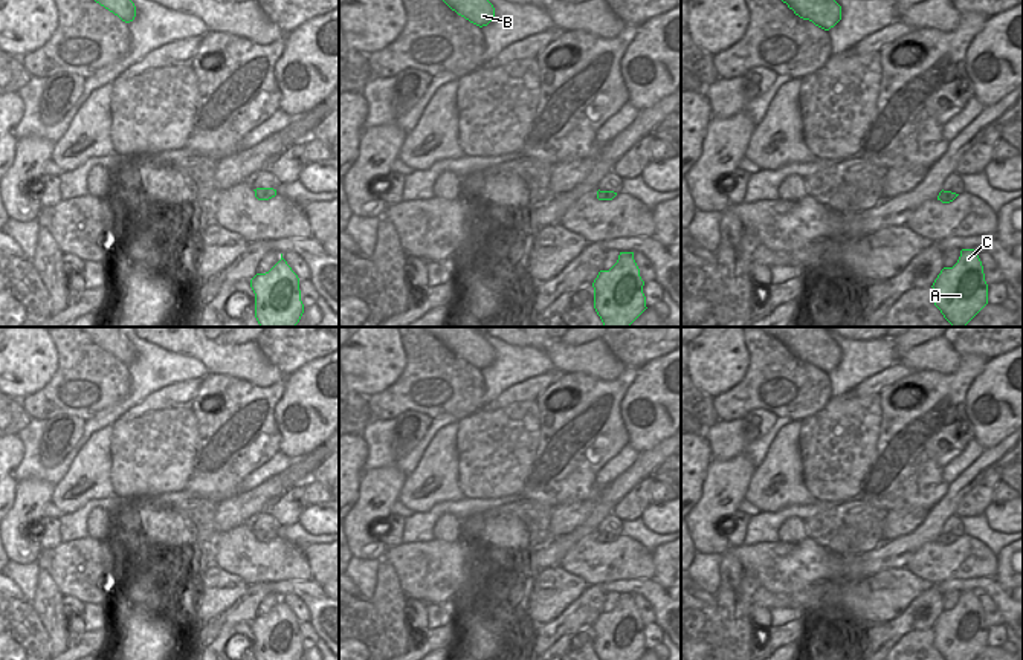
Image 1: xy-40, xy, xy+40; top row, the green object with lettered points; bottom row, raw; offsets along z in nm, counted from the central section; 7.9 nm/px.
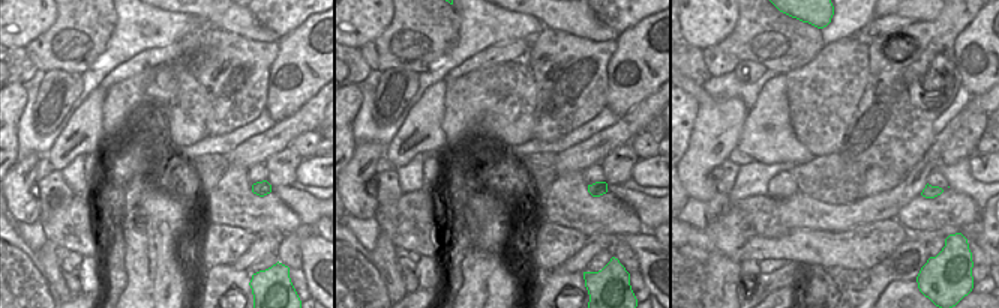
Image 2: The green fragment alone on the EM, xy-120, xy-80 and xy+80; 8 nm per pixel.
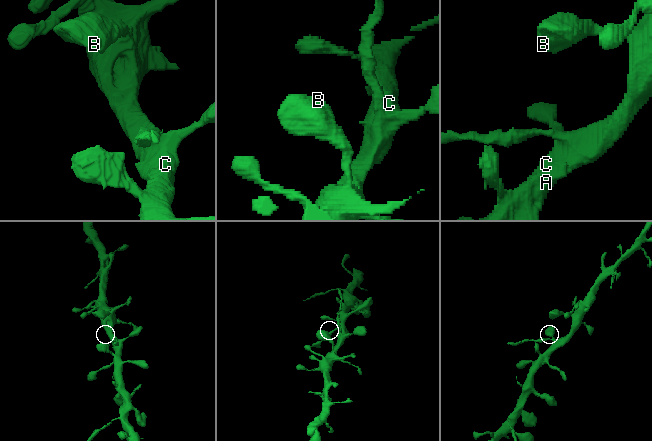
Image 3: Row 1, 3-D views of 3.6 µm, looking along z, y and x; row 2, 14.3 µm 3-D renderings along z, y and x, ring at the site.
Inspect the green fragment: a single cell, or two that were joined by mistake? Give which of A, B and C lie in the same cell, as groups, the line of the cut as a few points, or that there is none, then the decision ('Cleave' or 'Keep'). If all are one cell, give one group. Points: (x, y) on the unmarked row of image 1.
Groups: A B C. No split. Keep

